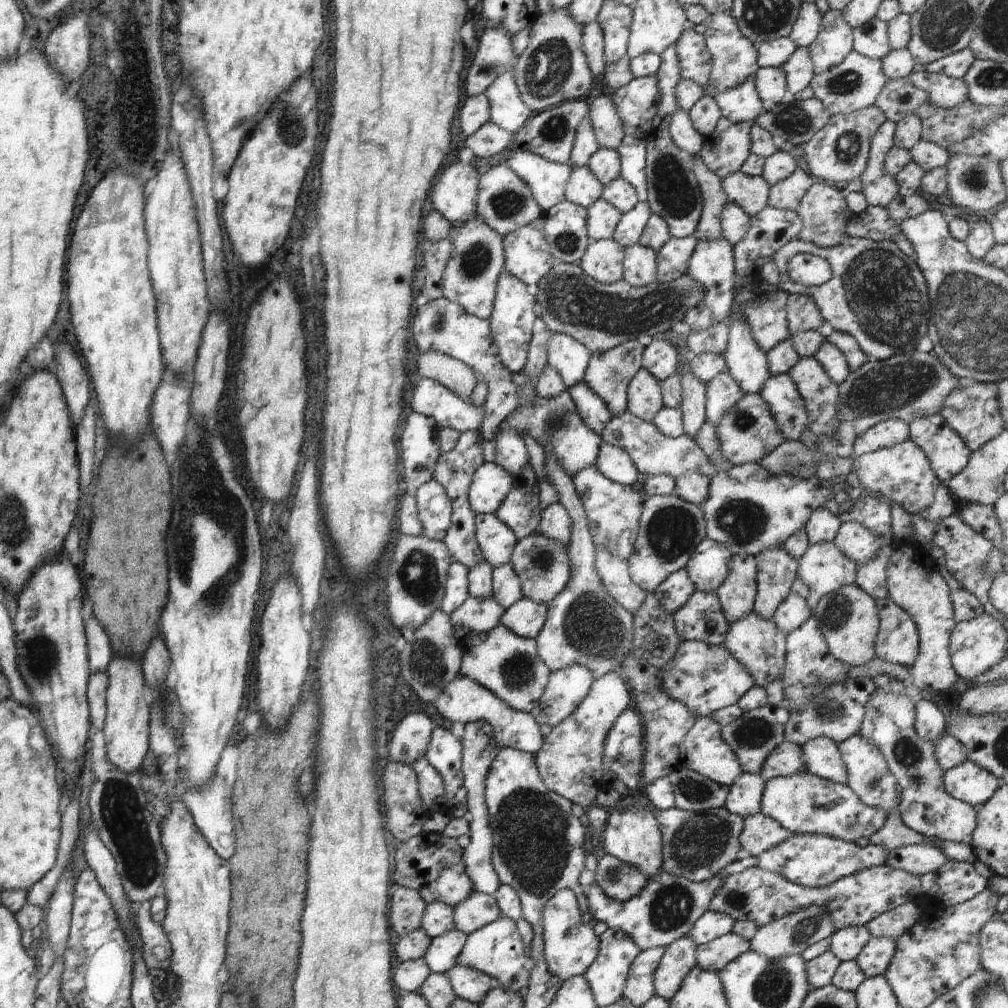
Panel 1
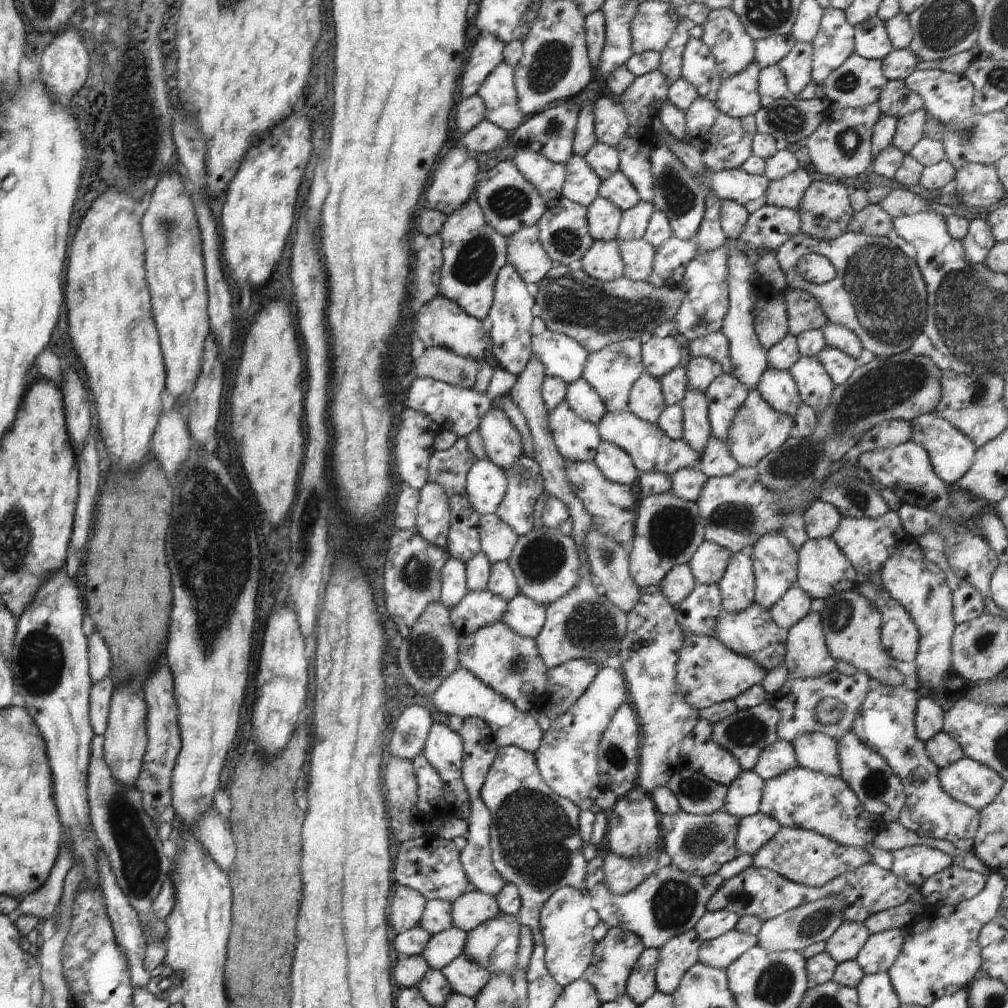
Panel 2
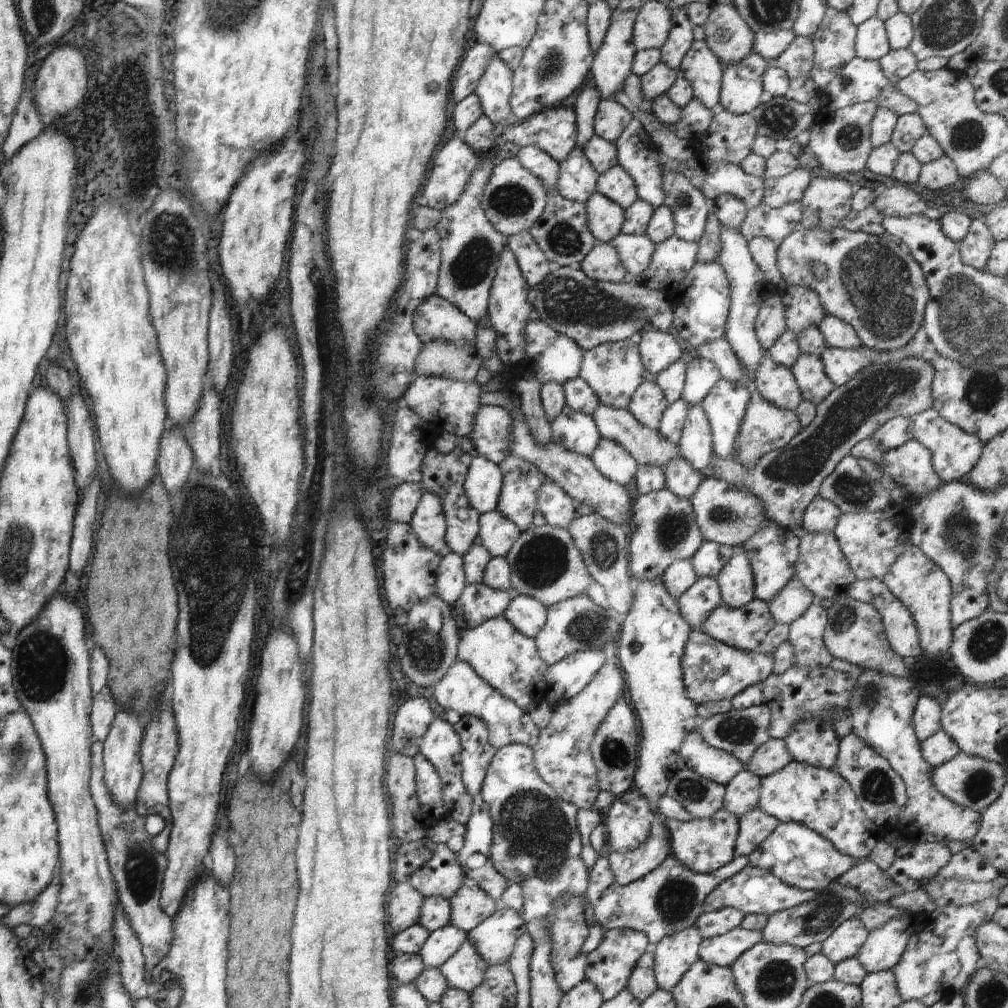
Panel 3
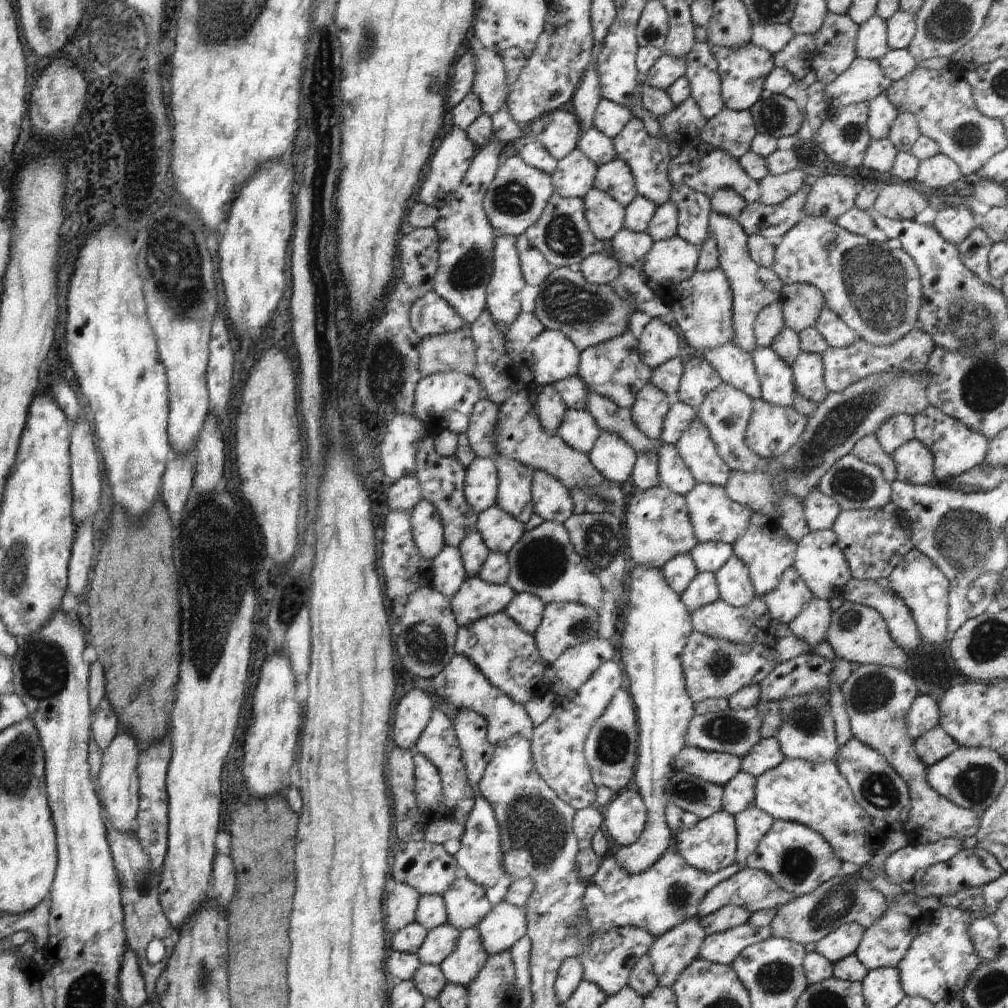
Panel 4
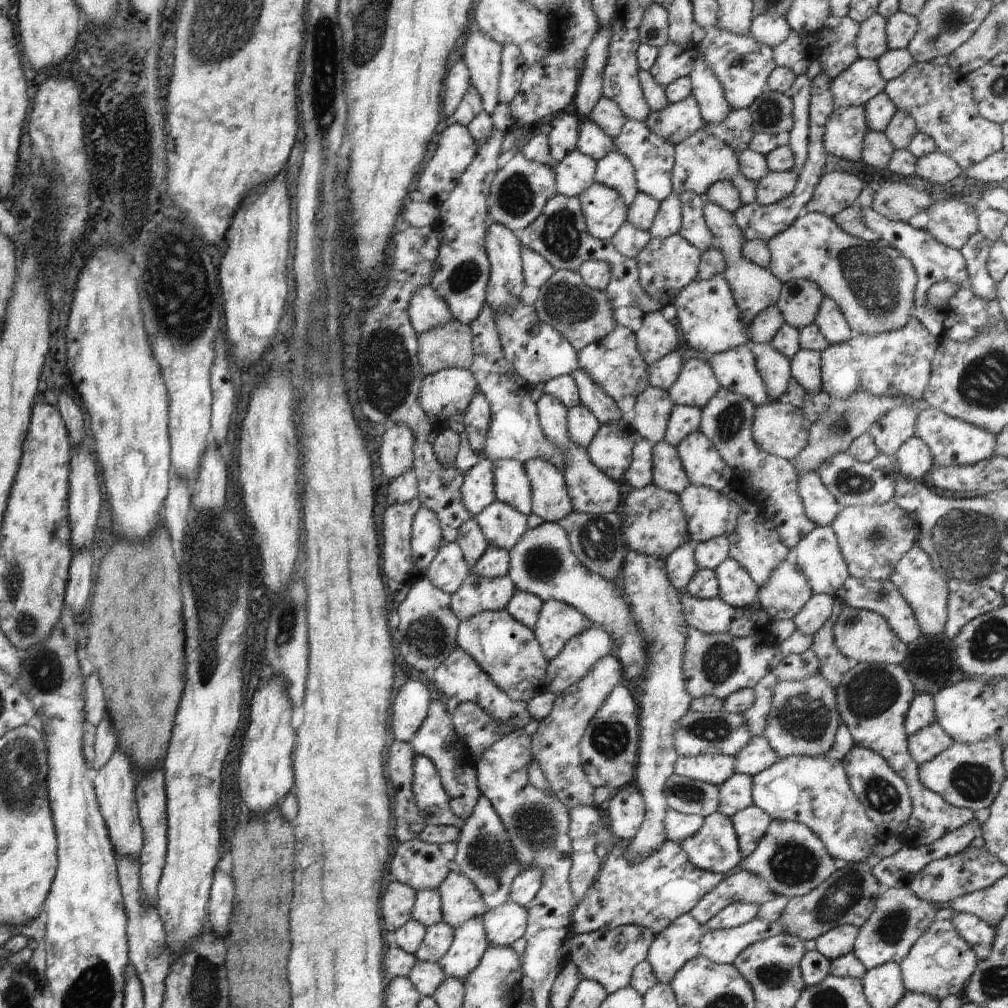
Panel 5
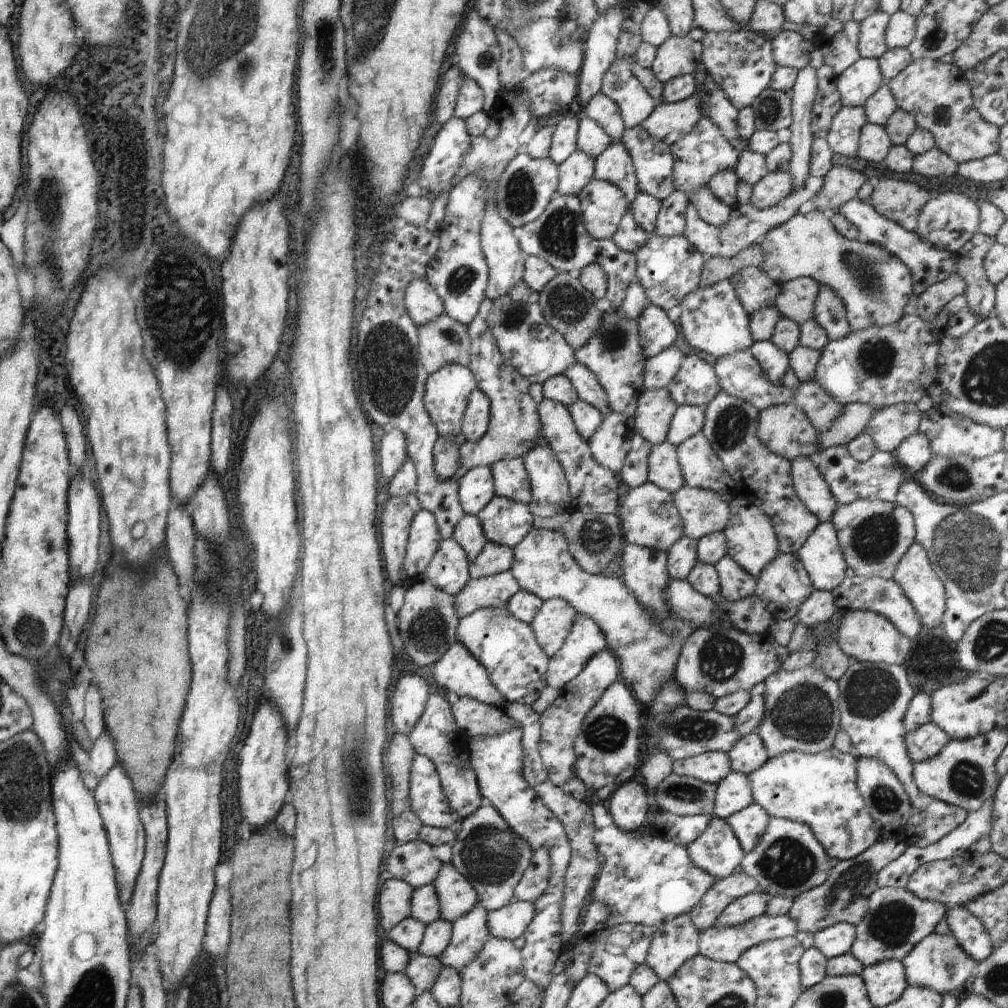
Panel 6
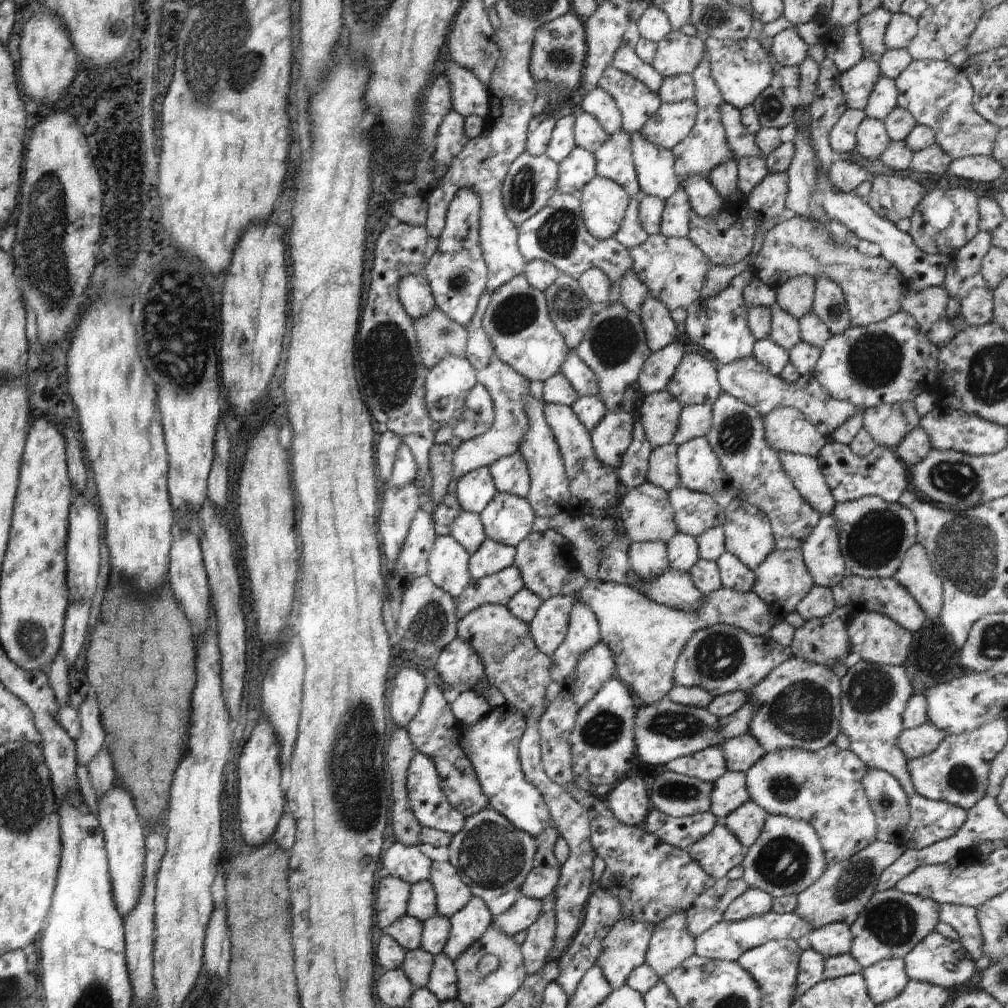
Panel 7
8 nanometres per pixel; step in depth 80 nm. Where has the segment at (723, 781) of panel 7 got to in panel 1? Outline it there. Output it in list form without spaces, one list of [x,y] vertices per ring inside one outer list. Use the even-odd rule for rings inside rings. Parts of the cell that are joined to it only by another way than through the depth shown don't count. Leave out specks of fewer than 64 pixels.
[[[742,773],[733,785],[729,786],[726,810],[735,815],[746,817],[762,811],[765,780],[758,774]]]

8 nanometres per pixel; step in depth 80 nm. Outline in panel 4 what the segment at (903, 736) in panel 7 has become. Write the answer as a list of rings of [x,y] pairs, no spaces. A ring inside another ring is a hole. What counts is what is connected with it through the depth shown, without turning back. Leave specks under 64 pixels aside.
[[[940,726],[913,740],[913,745],[918,758],[926,766],[936,764],[959,747],[959,744]]]

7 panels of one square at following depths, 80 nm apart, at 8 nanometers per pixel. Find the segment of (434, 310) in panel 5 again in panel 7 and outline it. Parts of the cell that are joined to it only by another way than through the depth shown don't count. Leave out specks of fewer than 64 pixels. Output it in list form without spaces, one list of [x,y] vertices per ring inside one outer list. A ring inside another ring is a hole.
[[[405,273],[399,282],[398,292],[404,310],[413,321],[421,319],[437,308],[431,286],[424,274]]]

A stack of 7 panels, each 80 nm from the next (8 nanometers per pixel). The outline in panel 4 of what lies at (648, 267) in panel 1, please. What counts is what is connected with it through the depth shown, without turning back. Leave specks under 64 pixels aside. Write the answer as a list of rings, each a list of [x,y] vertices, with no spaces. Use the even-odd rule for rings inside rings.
[[[620,229],[609,242],[613,256],[622,264],[640,271],[646,253],[652,248],[654,241],[646,233],[635,233],[628,229]]]

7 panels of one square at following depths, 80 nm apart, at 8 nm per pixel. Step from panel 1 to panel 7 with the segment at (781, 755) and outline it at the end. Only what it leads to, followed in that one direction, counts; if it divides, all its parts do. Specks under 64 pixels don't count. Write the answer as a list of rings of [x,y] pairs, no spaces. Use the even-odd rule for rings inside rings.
[[[750,732],[726,739],[722,748],[728,771],[745,773],[766,754],[763,746]]]

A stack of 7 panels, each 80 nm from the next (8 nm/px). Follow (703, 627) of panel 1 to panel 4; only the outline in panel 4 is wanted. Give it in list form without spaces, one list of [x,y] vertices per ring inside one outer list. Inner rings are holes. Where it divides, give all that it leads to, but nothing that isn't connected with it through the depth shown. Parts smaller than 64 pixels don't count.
[[[699,572],[679,597],[688,614],[716,602],[720,599],[720,593],[714,573]]]

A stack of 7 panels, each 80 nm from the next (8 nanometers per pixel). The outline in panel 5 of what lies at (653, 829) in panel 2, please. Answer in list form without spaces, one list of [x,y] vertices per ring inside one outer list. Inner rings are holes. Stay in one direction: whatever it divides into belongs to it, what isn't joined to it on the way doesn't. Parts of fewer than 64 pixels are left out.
[[[635,784],[615,792],[608,806],[608,826],[618,839],[630,842],[645,817],[645,802]]]

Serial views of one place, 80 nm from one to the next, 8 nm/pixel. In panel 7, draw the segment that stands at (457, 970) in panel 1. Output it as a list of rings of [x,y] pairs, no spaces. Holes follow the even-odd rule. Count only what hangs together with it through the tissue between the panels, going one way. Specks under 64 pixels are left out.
[[[472,897],[464,908],[451,916],[451,927],[443,953],[454,961],[472,946],[491,926],[493,914],[478,897]]]

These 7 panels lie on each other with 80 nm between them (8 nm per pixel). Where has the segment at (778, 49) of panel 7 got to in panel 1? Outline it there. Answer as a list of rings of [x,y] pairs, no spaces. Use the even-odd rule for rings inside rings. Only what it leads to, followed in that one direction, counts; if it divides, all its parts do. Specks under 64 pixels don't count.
[[[797,47],[781,67],[785,74],[788,90],[795,95],[802,92],[804,88],[808,88],[816,73],[808,49],[804,47]]]

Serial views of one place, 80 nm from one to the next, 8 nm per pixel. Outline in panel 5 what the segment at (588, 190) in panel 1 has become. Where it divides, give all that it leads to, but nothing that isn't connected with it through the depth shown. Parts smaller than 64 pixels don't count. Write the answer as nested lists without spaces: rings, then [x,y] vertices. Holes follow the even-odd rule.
[[[578,149],[570,152],[553,168],[557,194],[565,197],[580,196],[593,183],[596,165],[594,159]]]

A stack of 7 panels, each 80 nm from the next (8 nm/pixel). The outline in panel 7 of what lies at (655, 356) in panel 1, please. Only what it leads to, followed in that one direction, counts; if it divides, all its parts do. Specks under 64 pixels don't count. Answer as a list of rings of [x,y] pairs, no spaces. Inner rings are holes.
[[[650,296],[640,307],[638,316],[645,330],[647,347],[652,353],[676,342],[678,338],[679,330],[671,313],[664,304]]]

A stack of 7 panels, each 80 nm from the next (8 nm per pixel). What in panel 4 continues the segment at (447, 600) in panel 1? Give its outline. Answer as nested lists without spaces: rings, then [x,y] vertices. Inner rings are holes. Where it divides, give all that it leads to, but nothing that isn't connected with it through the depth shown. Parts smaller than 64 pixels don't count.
[[[445,545],[431,562],[431,584],[434,590],[451,599],[466,580],[466,571],[458,547]]]

